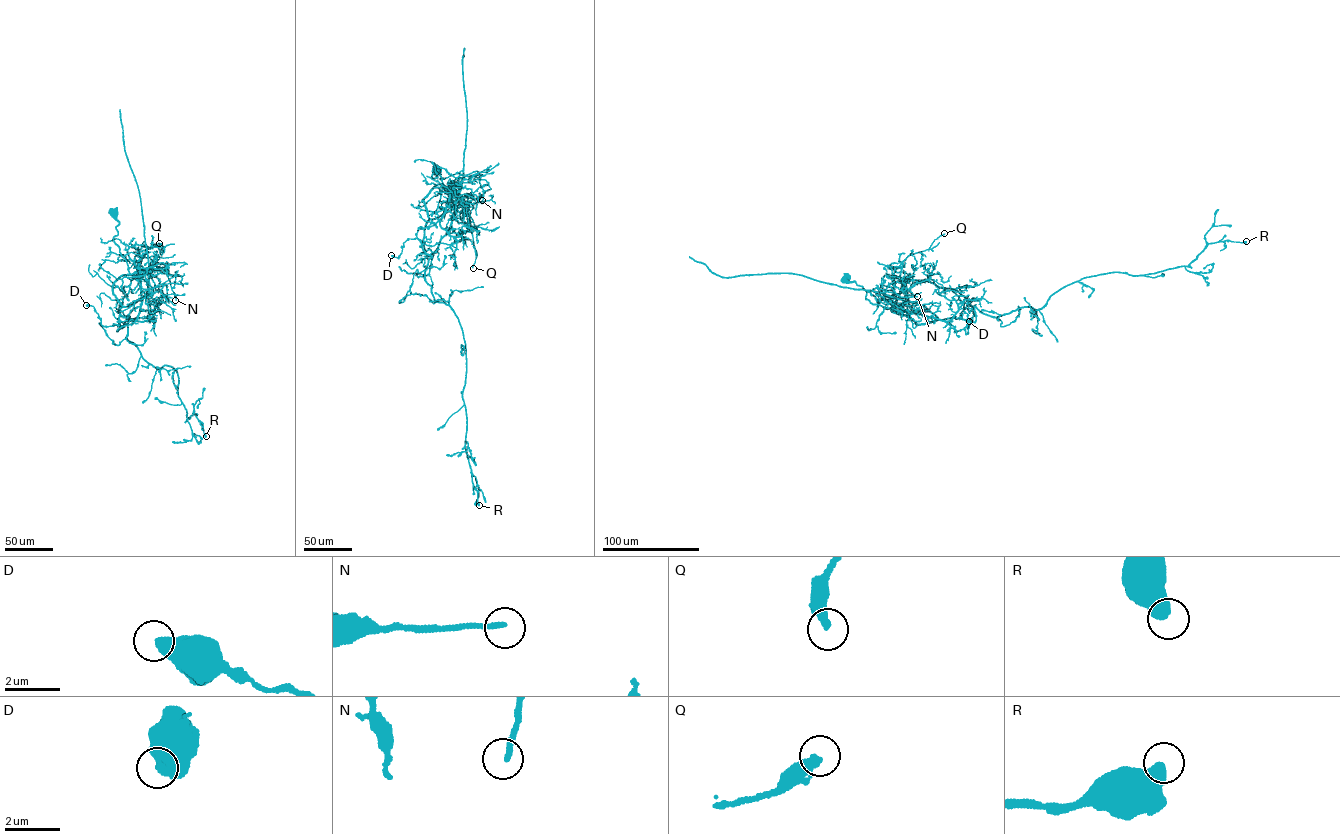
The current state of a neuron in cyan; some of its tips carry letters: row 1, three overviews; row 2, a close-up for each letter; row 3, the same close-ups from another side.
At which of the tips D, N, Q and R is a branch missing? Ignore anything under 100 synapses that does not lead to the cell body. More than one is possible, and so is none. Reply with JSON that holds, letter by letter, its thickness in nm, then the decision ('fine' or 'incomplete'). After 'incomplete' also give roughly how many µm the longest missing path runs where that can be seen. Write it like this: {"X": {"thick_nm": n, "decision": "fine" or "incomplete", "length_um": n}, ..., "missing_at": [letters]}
{"D": {"thick_nm": 550, "decision": "fine"}, "N": {"thick_nm": 200, "decision": "fine"}, "Q": {"thick_nm": 420, "decision": "fine"}, "R": {"thick_nm": 550, "decision": "fine"}, "missing_at": []}

